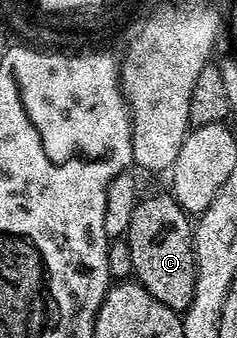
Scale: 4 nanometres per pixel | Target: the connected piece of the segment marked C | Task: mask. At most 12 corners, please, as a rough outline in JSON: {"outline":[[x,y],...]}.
{"outline":[[170,193],[135,203],[125,239],[136,281],[184,312],[192,223]]}

